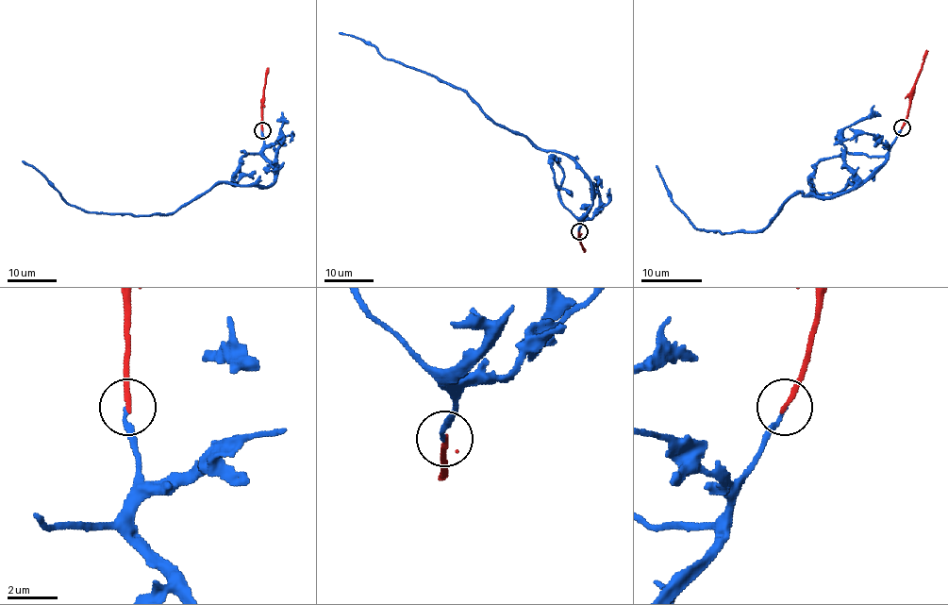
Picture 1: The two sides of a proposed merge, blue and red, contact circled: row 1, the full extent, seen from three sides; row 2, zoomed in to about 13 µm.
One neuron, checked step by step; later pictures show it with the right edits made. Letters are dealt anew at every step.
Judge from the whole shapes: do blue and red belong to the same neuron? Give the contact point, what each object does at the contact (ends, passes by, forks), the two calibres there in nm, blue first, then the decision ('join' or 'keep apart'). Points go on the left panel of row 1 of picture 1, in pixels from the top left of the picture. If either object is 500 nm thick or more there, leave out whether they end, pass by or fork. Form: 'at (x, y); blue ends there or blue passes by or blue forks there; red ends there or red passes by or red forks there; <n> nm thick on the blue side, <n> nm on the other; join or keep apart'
at (262, 130); blue ends there; red ends there; 130 nm thick on the blue side, 200 nm on the other; join

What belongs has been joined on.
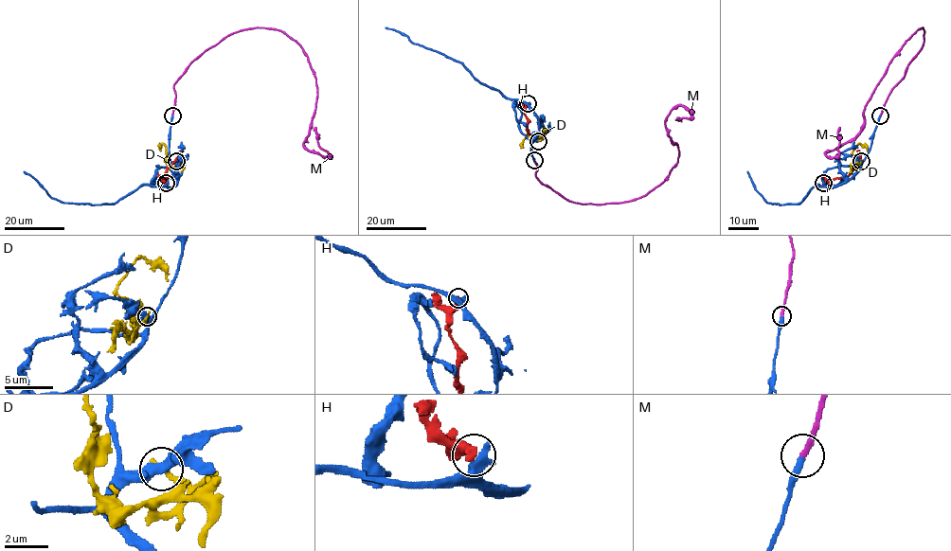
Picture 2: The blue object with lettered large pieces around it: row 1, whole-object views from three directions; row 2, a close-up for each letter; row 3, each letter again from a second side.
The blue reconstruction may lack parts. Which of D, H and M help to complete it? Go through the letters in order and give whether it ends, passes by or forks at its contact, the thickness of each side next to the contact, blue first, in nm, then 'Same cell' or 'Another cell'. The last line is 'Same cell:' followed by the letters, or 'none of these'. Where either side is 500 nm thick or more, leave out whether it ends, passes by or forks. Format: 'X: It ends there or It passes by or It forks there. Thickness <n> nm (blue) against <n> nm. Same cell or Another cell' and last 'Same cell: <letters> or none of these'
D: It ends there. Thickness 340 nm (blue) against 240 nm. Another cell
H: Thickness 550 nm (blue) against 440 nm. Another cell
M: It ends there. Thickness 340 nm (blue) against 280 nm. Same cell
Same cell: M

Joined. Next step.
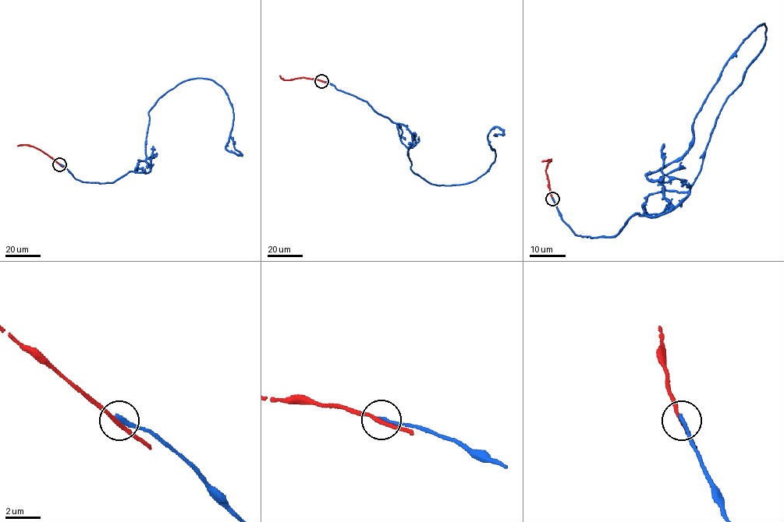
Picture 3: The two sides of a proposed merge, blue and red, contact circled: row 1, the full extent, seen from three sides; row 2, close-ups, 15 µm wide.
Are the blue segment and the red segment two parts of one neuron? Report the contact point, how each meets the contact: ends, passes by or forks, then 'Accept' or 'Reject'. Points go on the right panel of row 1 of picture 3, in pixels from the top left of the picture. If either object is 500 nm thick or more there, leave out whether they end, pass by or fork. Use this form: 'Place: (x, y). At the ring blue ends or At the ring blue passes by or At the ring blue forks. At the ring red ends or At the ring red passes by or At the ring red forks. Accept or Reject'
Place: (552, 199). At the ring blue ends. At the ring red passes by. Reject

